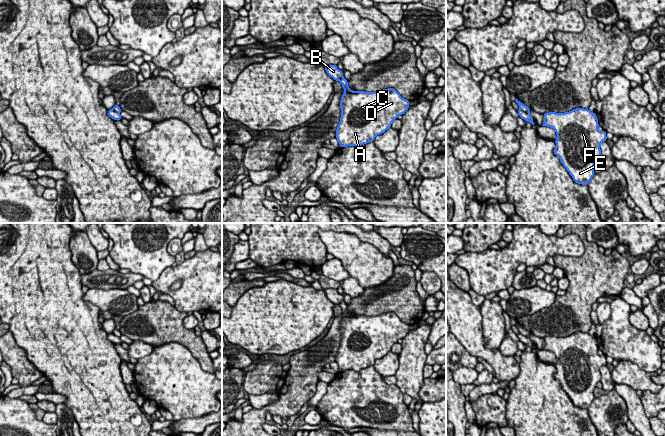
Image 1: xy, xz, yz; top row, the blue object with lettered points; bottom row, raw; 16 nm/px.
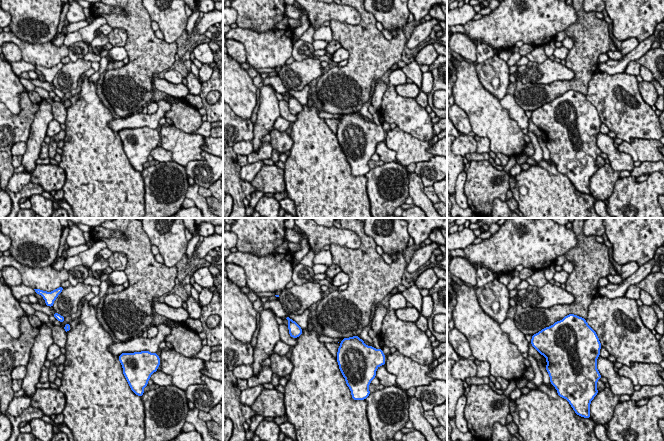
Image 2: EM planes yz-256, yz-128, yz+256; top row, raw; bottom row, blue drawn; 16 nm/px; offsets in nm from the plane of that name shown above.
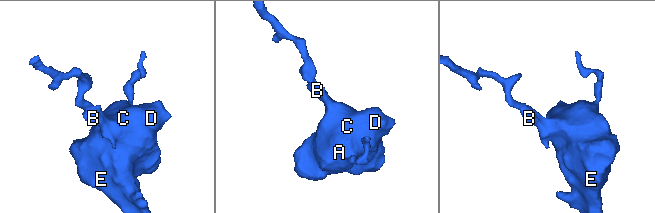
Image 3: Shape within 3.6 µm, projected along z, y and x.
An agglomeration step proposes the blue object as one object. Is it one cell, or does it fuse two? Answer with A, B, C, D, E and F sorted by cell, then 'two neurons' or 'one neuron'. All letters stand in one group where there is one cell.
A C D E F / B | two neurons

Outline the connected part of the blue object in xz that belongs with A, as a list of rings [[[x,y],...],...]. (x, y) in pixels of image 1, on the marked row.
[[[344,76],[340,79],[340,83],[344,89],[344,94],[340,99],[341,118],[336,130],[336,139],[341,148],[360,147],[374,141],[377,135],[389,129],[392,122],[409,108],[410,101],[402,98],[393,88],[377,92],[352,91]]]

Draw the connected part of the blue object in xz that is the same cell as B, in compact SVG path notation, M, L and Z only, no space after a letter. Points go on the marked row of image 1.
M324 65L327 74L335 81L340 81L343 77L343 72L337 68L337 65Z

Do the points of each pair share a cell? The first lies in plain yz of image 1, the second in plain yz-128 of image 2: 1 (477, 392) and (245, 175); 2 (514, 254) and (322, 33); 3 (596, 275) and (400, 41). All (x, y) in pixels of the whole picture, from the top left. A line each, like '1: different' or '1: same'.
1: same
2: different
3: same

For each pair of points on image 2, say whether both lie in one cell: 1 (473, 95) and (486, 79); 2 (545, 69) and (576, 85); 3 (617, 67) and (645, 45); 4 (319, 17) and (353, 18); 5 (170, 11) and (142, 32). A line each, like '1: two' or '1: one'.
1: two
2: two
3: one
4: one
5: two

